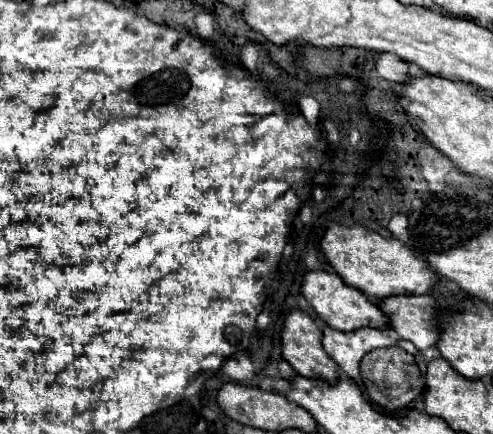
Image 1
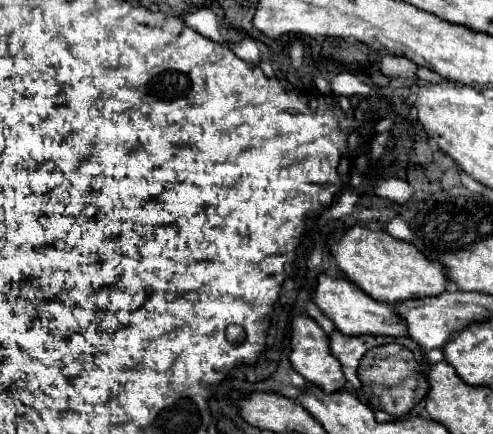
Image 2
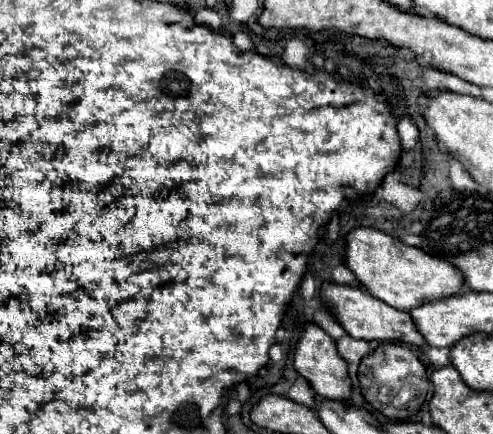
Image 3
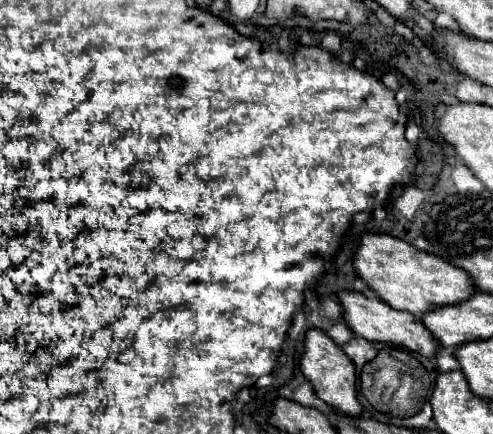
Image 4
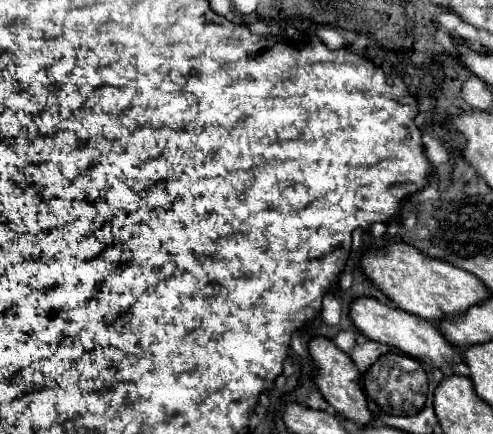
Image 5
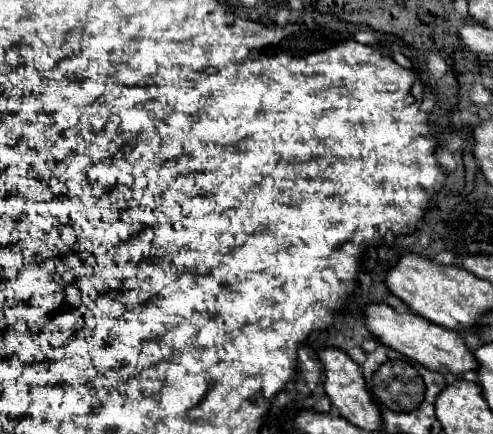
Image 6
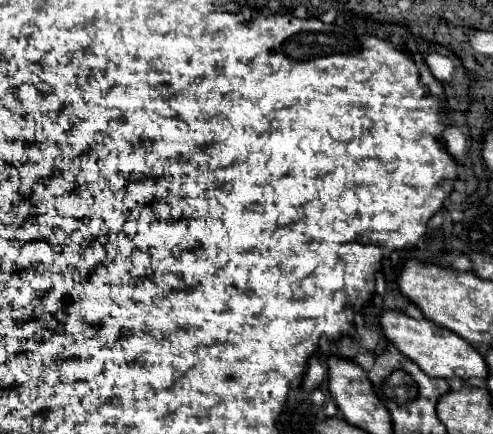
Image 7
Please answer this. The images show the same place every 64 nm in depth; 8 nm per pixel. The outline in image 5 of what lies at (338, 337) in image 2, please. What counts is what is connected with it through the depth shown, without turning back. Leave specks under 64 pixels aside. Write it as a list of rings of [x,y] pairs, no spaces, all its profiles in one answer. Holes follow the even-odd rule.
[[[368,340],[364,346],[354,346],[354,350],[350,352],[350,358],[354,360],[354,364],[360,368],[363,375],[378,360],[380,352],[388,352],[388,348],[384,348],[384,344],[380,342],[372,342]]]

